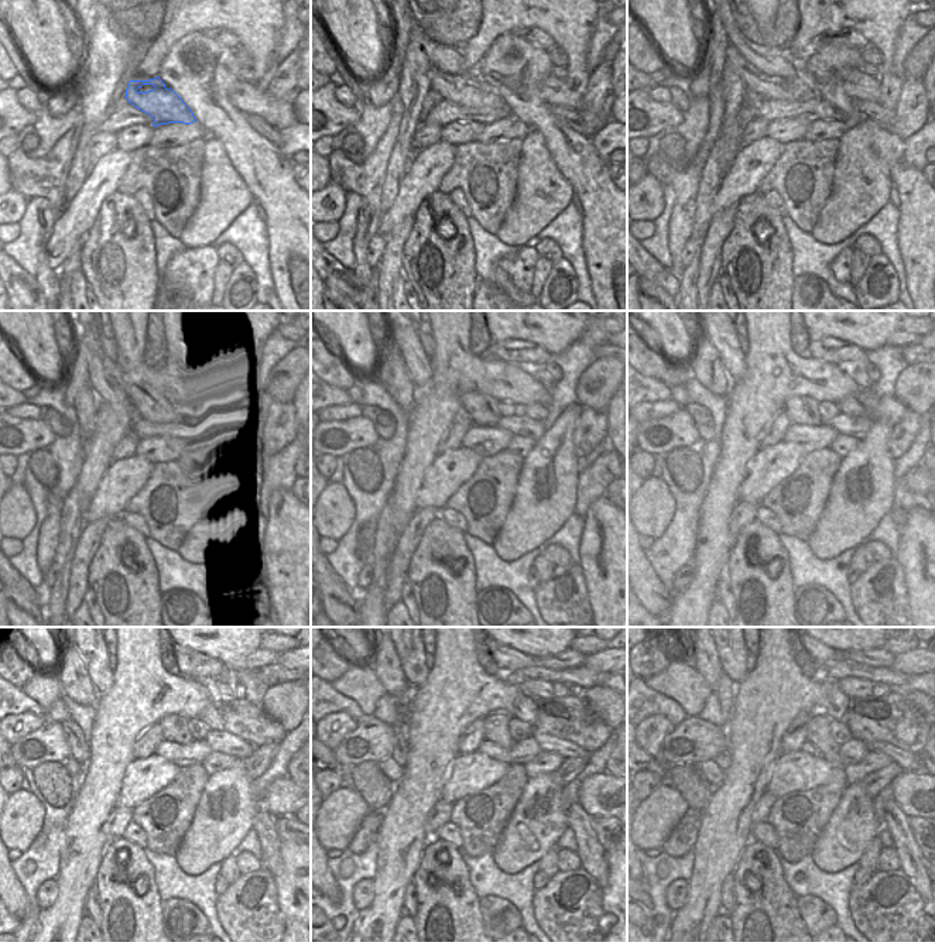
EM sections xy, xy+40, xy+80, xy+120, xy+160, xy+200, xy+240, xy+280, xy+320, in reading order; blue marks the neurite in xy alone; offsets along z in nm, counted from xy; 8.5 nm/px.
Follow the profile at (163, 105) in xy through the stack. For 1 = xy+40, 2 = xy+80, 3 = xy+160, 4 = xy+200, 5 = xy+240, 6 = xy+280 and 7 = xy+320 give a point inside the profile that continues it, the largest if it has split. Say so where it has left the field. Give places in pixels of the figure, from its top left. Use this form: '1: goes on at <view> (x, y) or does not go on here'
1: goes on at xy+40 (476, 96)
2: goes on at xy+80 (740, 65)
3: goes on at xy+160 (407, 339)
4: goes on at xy+200 (725, 339)
5: goes on at xy+240 (95, 656)
6: goes on at xy+280 (413, 657)
7: goes on at xy+320 (732, 656)

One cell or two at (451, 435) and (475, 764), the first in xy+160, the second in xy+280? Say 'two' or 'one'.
two

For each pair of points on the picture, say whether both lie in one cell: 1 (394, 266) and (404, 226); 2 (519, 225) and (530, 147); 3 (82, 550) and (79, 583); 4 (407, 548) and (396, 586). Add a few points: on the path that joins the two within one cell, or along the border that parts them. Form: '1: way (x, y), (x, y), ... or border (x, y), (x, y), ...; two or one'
1: way (394, 256), (396, 239), (398, 236); one
2: way (531, 205), (531, 167); one
3: way (82, 558), (79, 575); one
4: way (400, 558), (396, 576); one

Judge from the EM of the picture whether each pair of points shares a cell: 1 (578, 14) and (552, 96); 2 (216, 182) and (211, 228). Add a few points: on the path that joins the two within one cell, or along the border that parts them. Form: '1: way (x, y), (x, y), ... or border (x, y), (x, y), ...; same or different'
1: border (564, 79), (581, 96); different
2: way (216, 194), (216, 211), (212, 216); same

